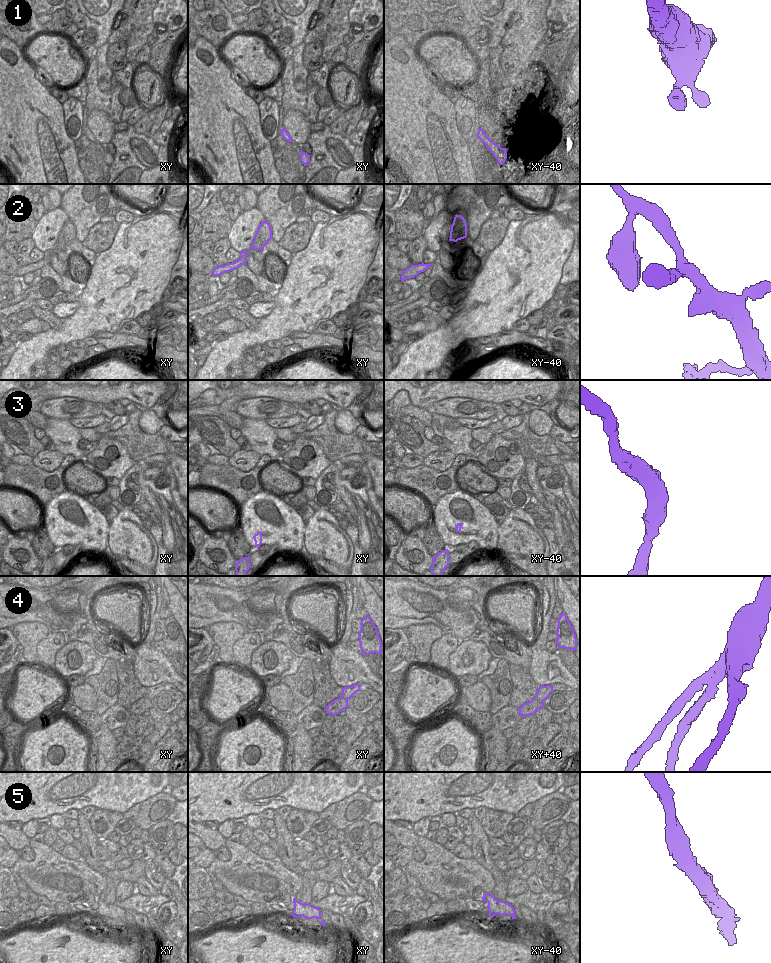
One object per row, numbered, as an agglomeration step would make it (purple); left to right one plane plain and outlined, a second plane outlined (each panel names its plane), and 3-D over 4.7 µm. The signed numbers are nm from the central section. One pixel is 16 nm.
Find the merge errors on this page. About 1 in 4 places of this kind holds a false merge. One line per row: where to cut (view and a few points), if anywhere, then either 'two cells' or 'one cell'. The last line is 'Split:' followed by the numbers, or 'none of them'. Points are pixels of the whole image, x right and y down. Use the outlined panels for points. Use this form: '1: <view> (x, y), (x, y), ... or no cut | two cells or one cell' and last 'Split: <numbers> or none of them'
1: no cut | one cell
2: no cut | one cell
3: no cut | one cell
4: xy+40 (534, 698), (543, 703) | two cells
5: no cut | one cell
Split: 4

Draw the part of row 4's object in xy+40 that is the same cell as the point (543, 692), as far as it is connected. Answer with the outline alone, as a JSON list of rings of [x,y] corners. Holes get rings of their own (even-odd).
[[[553,685],[539,686],[534,699],[540,703],[544,703],[544,701],[550,696],[552,692],[554,692]]]

